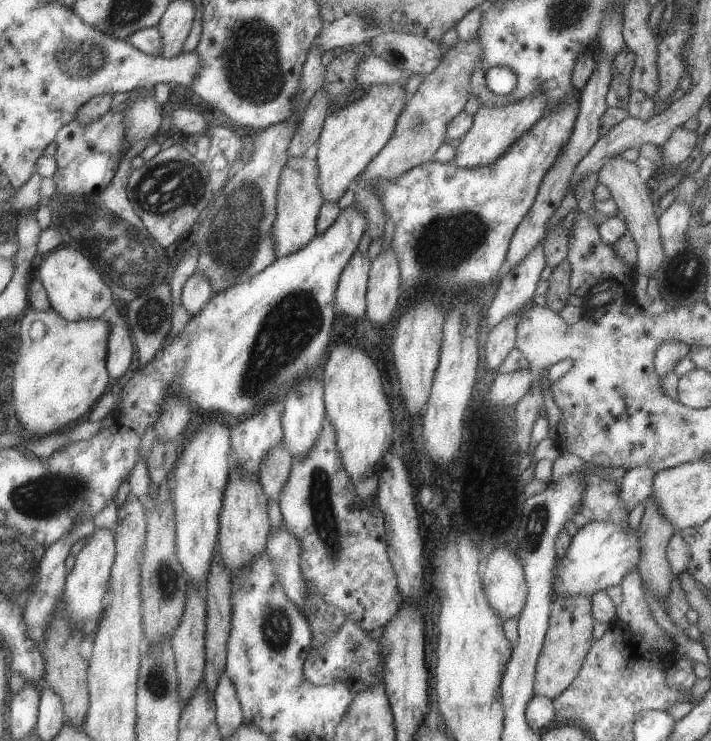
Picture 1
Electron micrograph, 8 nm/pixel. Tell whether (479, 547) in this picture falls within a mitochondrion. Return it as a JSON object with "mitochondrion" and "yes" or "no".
{"mitochondrion":"no"}

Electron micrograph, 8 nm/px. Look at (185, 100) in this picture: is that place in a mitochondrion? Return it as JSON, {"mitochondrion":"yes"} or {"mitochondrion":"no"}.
{"mitochondrion":"no"}

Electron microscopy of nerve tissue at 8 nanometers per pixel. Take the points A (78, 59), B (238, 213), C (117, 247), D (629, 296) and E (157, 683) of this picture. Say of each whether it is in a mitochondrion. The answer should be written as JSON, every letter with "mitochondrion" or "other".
{"A":"mitochondrion","B":"mitochondrion","C":"mitochondrion","D":"other","E":"mitochondrion"}

